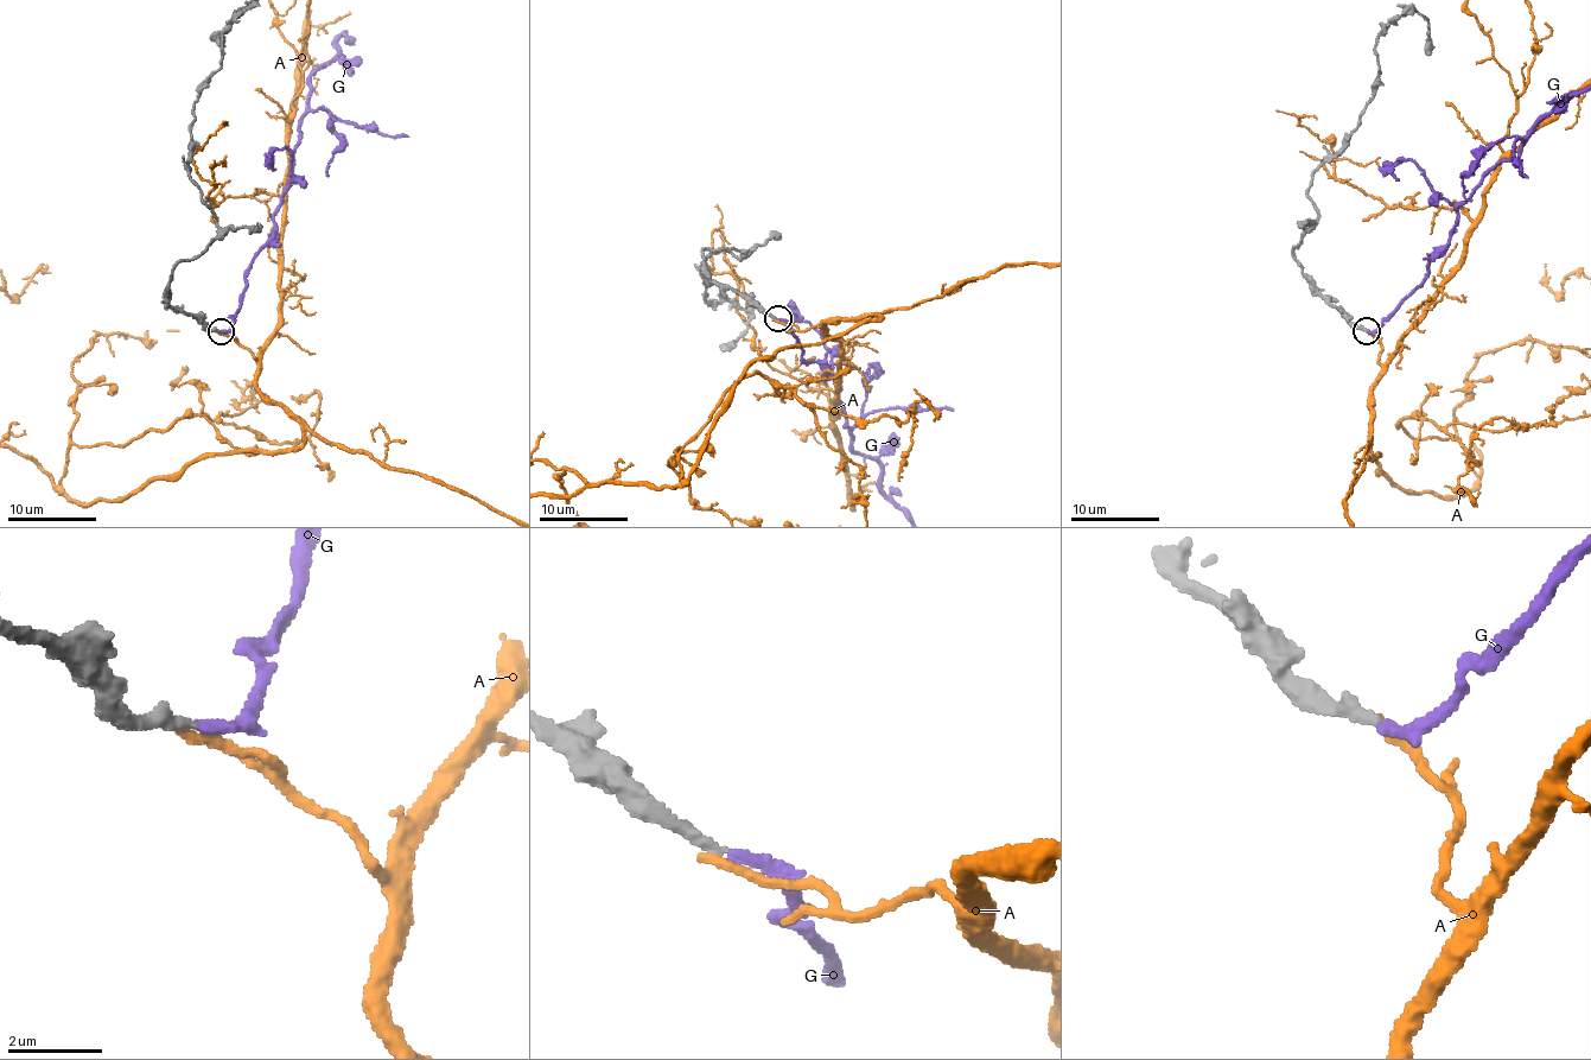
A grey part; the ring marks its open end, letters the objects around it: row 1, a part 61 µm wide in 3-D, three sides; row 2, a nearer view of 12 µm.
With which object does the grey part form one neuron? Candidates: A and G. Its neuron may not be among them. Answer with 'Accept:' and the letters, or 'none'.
Accept: G

